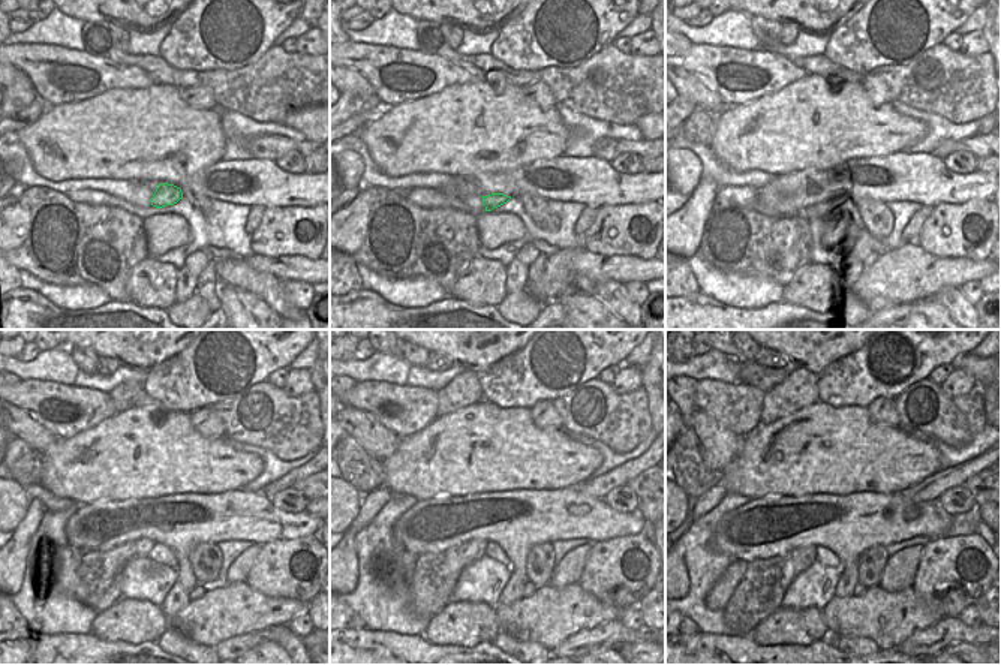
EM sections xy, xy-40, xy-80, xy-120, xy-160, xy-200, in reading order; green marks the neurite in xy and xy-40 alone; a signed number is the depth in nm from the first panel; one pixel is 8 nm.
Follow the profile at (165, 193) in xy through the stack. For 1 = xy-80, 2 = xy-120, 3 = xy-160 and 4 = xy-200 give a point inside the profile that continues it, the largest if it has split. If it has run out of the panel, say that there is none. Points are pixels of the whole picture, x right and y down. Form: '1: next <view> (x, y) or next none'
1: next xy-80 (818, 210)
2: next xy-120 (101, 565)
3: next xy-160 (436, 574)
4: next xy-200 (764, 583)

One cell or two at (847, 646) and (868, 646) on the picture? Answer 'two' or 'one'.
one

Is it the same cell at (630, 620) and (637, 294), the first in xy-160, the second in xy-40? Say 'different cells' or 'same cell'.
same cell

